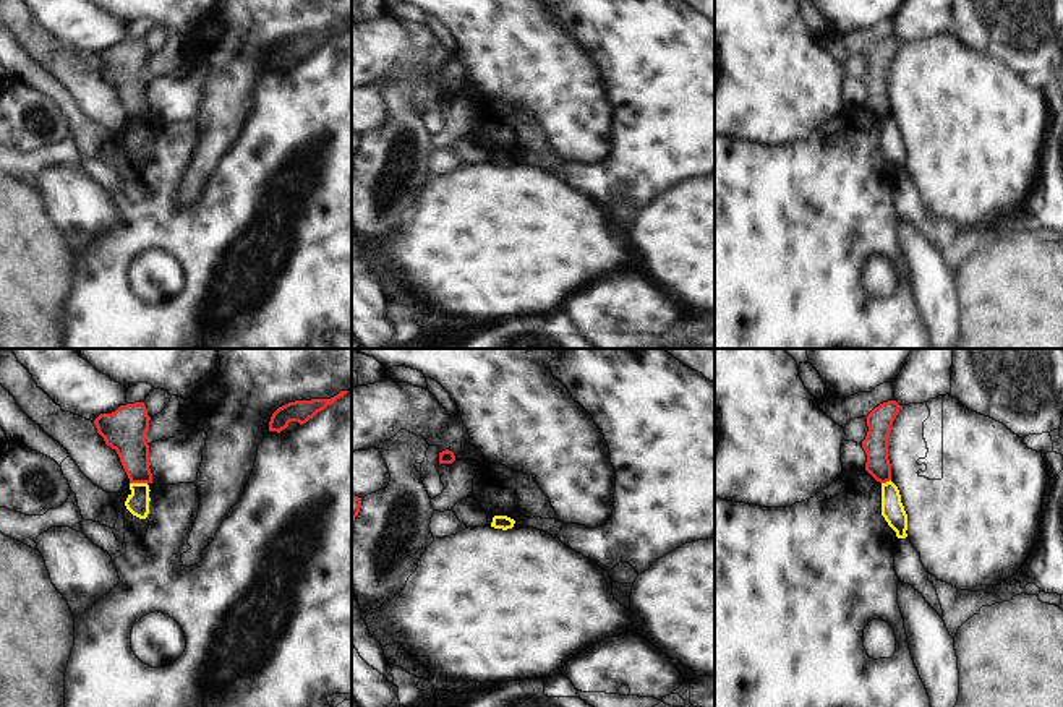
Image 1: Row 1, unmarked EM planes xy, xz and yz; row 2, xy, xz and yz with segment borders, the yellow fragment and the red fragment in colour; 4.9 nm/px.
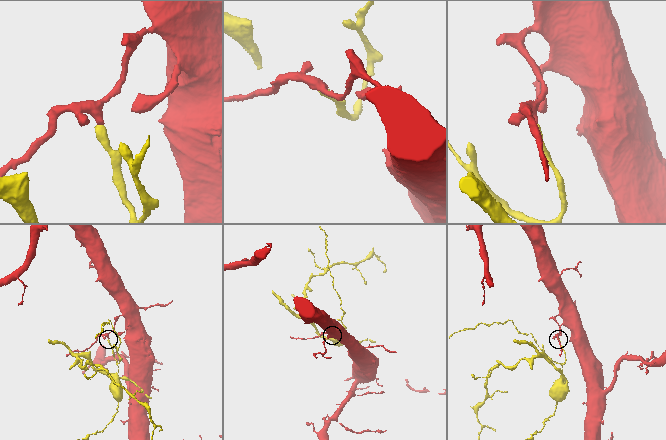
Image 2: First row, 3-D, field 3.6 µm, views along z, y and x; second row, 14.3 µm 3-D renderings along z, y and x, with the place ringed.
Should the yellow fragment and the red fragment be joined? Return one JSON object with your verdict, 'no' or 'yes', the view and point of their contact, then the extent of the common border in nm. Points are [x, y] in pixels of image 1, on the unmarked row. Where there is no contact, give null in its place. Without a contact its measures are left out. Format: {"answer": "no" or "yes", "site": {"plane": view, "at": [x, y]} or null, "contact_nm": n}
{"answer": "no", "site": {"plane": "xy", "at": [138, 120]}, "contact_nm": 90}

